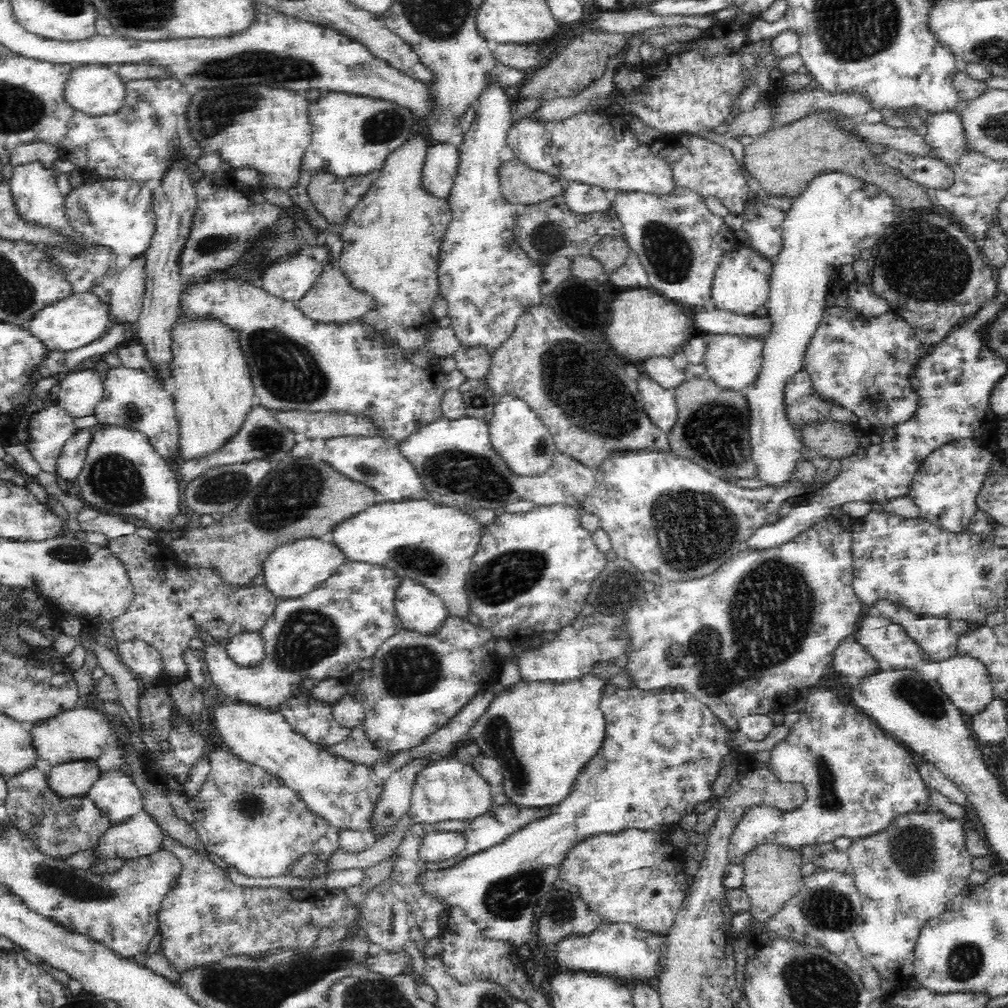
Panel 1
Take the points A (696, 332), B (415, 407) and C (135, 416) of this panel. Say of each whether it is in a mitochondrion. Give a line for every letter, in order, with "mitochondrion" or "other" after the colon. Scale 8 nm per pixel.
A: other
B: other
C: mitochondrion

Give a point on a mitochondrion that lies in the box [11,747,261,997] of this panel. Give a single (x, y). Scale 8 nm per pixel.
(83, 890)

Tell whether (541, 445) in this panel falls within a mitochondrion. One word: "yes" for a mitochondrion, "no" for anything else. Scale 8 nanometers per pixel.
yes

